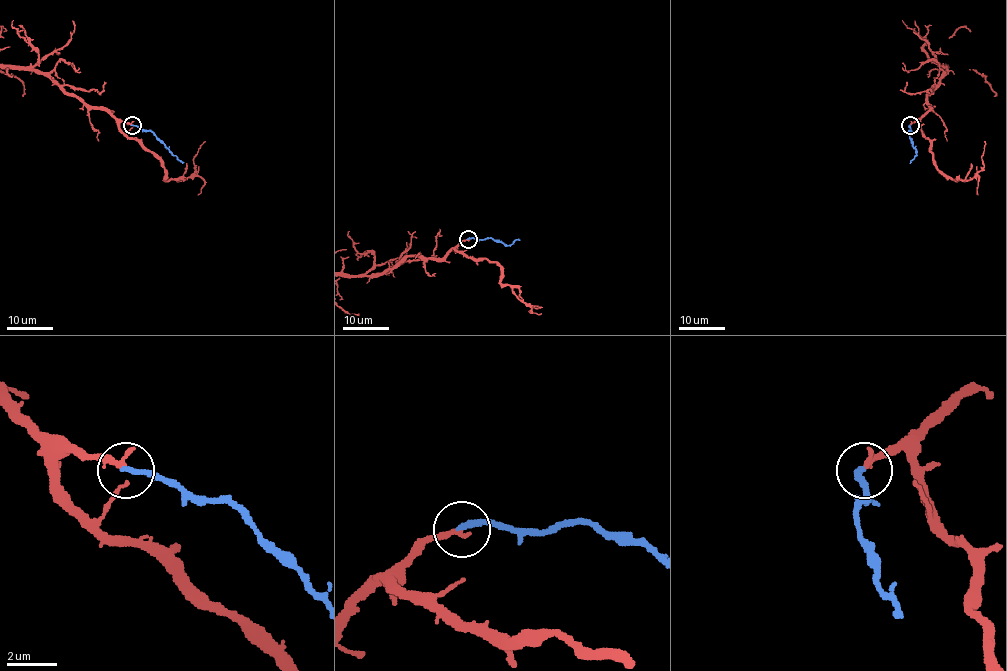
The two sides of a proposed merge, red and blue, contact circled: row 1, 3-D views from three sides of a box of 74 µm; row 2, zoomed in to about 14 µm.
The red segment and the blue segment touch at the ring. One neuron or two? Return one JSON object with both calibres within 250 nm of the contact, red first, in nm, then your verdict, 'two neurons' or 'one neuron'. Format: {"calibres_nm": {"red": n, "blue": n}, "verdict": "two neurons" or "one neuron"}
{"calibres_nm": {"red": 240, "blue": 220}, "verdict": "one neuron"}

